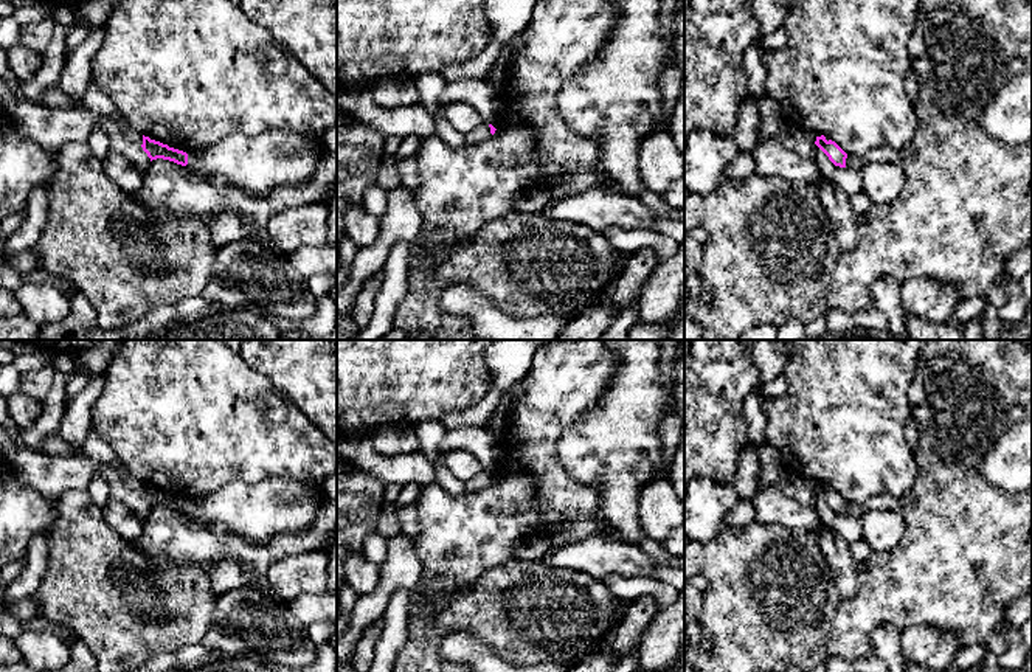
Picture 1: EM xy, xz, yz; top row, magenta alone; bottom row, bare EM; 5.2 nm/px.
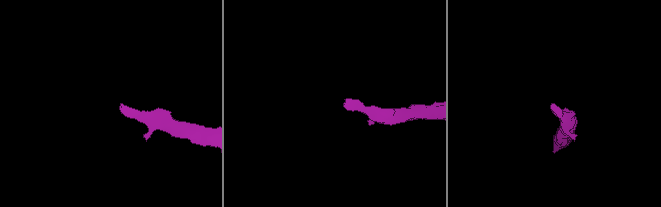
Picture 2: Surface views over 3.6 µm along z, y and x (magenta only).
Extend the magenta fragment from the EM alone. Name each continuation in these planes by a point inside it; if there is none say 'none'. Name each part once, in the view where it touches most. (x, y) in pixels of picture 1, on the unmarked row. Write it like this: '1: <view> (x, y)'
1: xy (134, 483)

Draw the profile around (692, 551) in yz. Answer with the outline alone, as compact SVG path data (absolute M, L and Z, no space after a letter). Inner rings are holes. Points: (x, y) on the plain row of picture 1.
M684 535L684 582L701 574L703 546Z

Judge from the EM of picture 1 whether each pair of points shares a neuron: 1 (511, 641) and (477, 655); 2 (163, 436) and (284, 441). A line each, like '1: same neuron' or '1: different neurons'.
1: different neurons
2: same neuron

